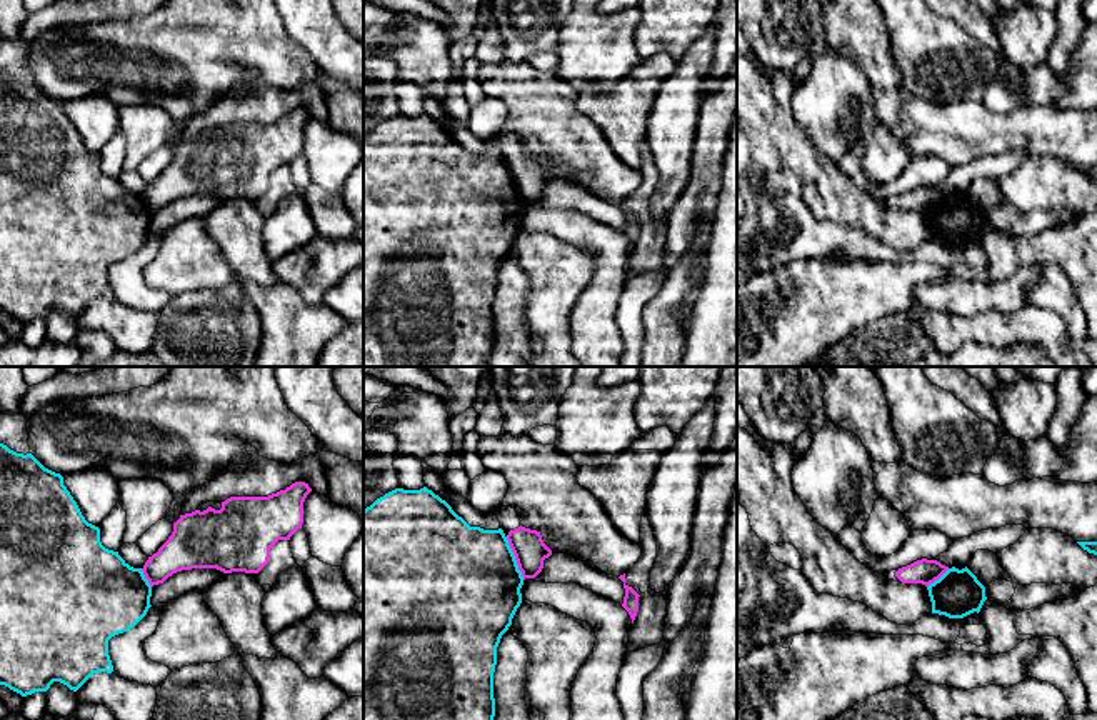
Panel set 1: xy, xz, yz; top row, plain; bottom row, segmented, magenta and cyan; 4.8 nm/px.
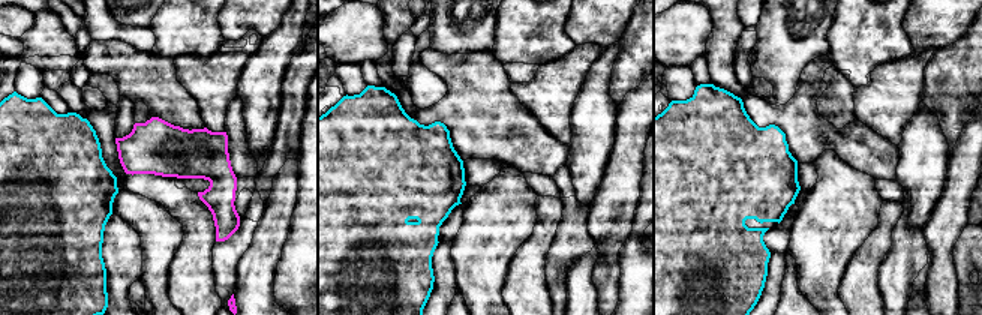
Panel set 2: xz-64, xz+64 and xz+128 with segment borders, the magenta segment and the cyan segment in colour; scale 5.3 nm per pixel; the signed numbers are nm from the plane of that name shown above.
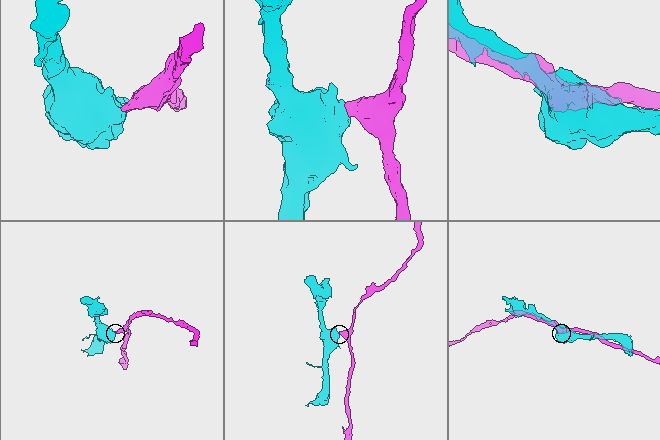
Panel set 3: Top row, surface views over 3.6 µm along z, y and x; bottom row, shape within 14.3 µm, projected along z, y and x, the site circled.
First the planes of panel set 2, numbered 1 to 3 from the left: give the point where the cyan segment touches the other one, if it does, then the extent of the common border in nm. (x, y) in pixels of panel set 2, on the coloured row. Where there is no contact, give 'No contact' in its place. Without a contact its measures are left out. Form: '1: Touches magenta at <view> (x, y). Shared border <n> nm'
1: No contact
2: No contact
3: No contact

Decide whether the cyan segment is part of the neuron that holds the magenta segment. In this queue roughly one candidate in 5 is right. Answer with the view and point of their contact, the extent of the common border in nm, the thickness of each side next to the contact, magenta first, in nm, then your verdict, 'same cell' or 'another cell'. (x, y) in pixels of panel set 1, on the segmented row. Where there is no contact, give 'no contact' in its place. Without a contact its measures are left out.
xz (515, 559) | 220 nm | 160/500 nm | another cell

